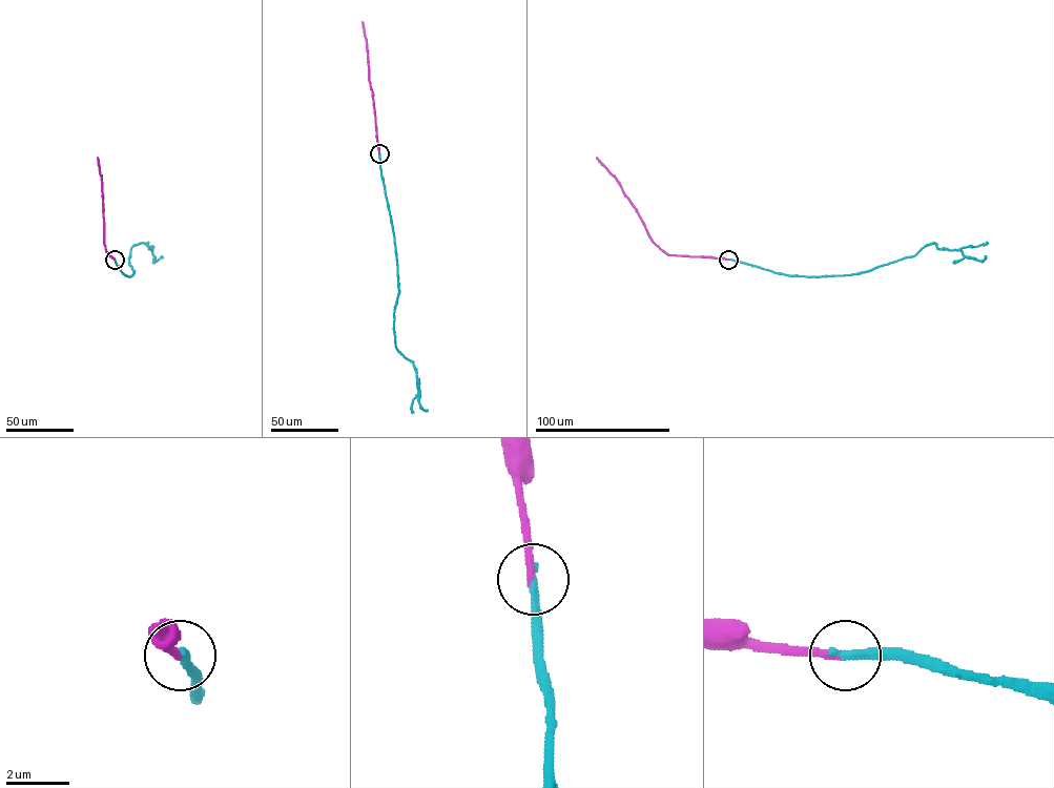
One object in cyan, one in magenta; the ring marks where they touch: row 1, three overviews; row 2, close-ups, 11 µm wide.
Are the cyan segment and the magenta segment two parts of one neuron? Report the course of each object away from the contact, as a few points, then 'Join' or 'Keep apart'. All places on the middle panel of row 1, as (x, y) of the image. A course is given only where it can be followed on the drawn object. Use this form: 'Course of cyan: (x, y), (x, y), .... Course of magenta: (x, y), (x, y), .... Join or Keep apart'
Course of cyan: (379, 153), (397, 265), (395, 348), (413, 361), (419, 405), (428, 410). Course of magenta: (379, 153), (362, 22). Join

